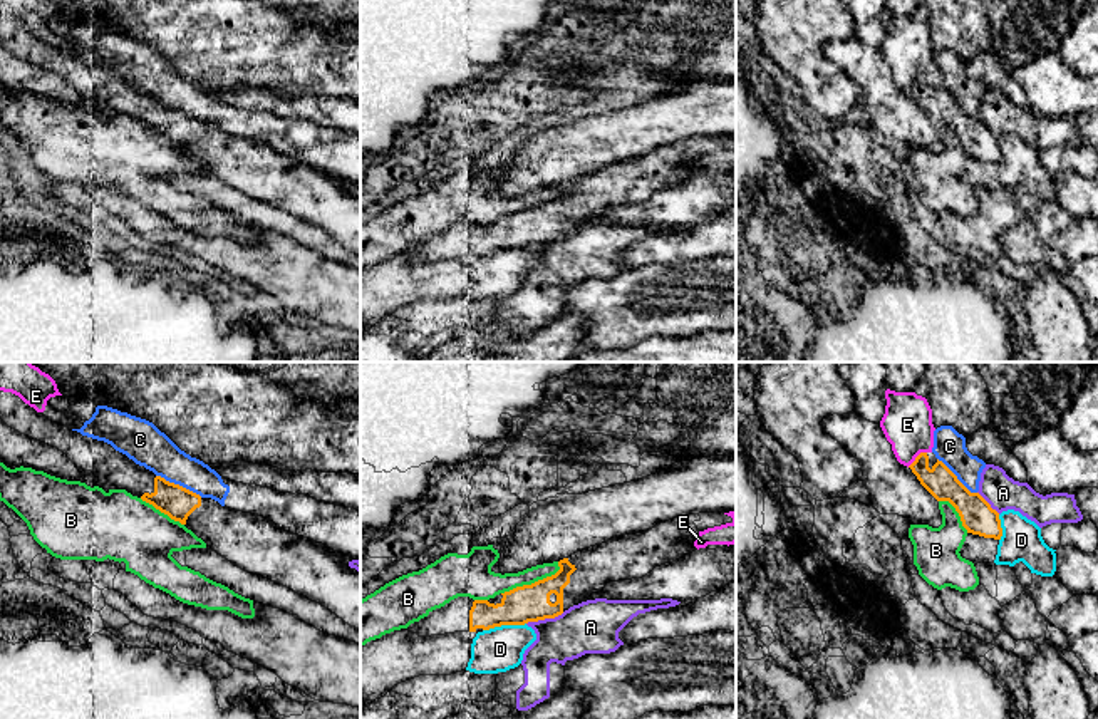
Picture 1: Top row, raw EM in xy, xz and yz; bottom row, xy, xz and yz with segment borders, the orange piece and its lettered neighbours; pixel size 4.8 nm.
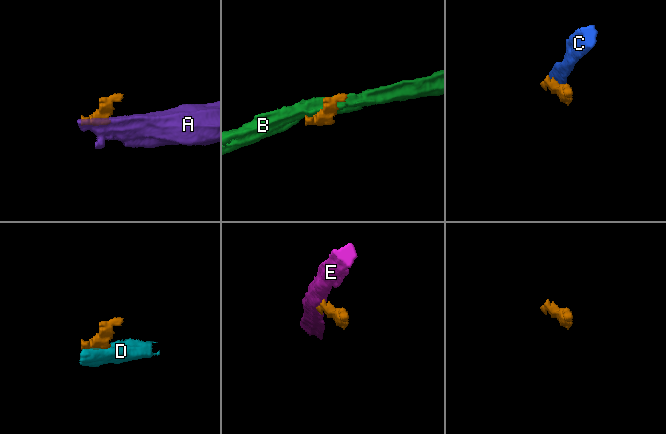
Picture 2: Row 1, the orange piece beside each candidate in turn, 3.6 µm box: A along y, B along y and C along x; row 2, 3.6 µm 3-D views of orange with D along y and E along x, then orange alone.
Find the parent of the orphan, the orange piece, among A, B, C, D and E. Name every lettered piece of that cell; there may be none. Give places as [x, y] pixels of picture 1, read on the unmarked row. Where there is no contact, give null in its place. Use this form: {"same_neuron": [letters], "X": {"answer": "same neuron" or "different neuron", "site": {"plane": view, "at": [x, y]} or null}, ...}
{"same_neuron": [], "A": {"answer": "different neuron", "site": {"plane": "xz", "at": [545, 242]}}, "B": {"answer": "different neuron", "site": {"plane": "xz", "at": [535, 206]}}, "C": {"answer": "different neuron", "site": {"plane": "xy", "at": [178, 109]}}, "D": {"answer": "different neuron", "site": {"plane": "xz", "at": [503, 248]}}, "E": {"answer": "different neuron", "site": {"plane": "yz", "at": [916, 82]}}}

